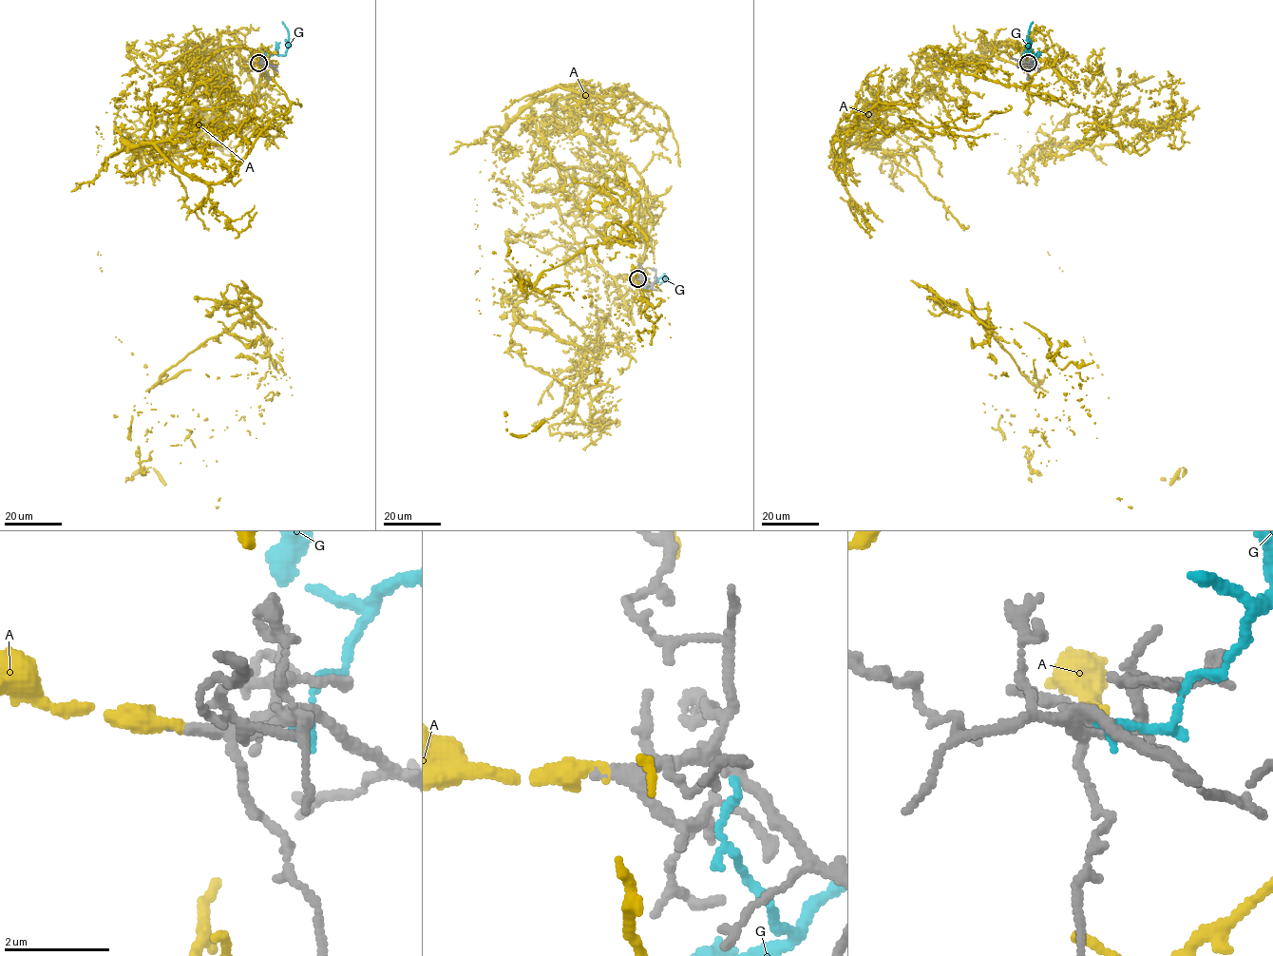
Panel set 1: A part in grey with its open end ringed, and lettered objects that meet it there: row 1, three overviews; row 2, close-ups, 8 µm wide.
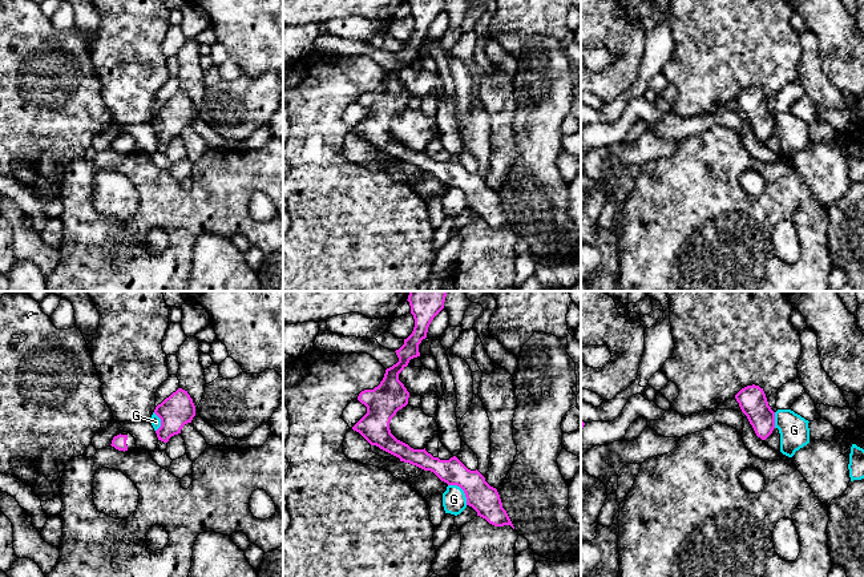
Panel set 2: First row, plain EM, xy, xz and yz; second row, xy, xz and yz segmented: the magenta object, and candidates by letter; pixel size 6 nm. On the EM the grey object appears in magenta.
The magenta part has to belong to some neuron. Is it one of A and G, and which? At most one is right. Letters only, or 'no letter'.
A

